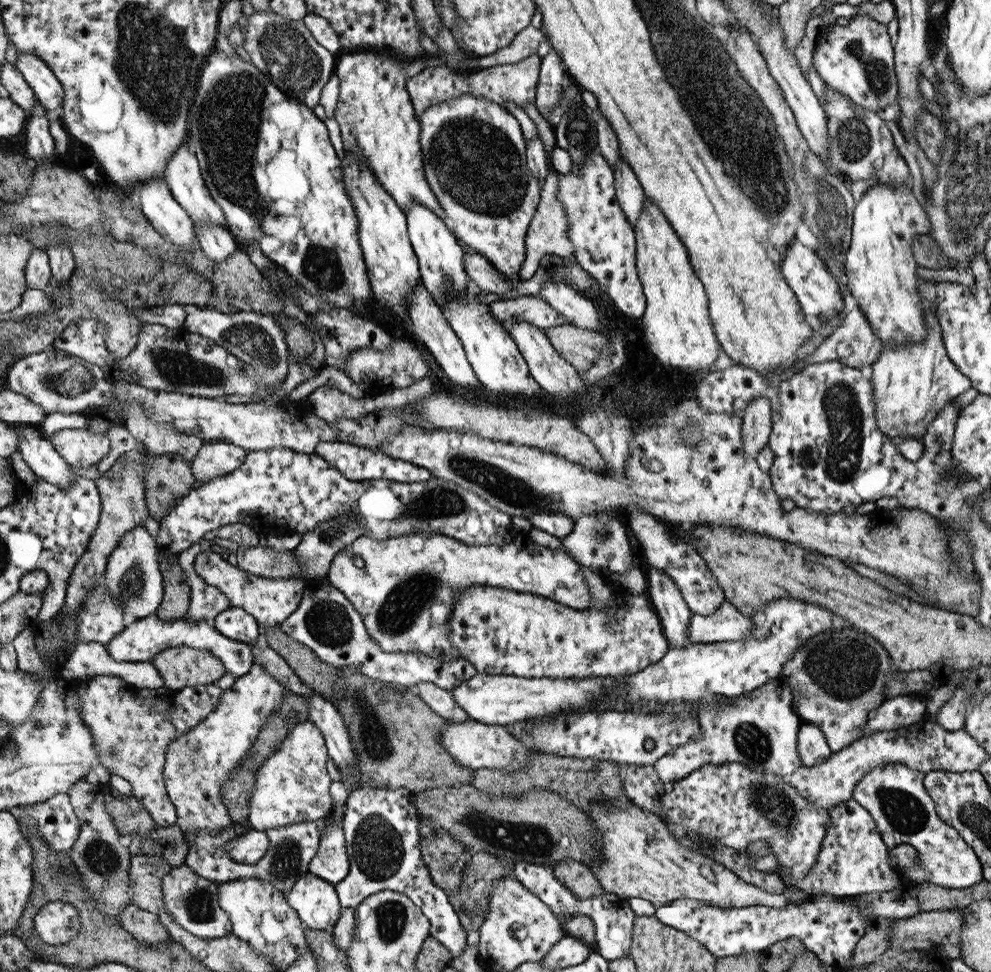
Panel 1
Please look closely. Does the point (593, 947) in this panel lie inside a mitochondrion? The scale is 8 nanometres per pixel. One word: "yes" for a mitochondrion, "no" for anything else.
no

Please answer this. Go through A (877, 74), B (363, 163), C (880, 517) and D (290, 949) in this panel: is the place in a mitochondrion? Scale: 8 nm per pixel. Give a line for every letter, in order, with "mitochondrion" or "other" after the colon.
A: mitochondrion
B: other
C: other
D: other

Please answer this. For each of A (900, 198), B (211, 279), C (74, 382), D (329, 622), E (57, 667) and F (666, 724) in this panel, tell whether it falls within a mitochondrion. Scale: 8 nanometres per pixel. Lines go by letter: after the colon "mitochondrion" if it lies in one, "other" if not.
A: other
B: other
C: mitochondrion
D: mitochondrion
E: other
F: other

